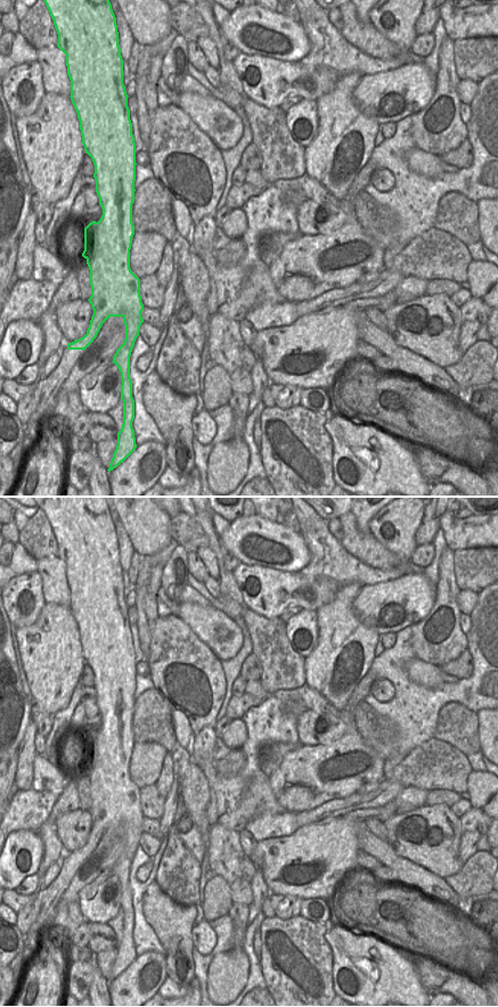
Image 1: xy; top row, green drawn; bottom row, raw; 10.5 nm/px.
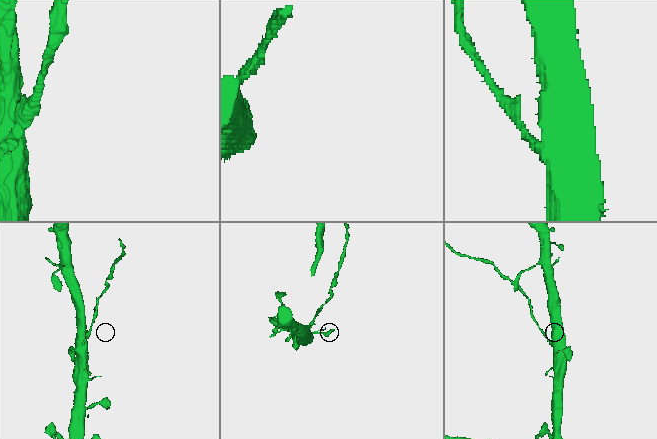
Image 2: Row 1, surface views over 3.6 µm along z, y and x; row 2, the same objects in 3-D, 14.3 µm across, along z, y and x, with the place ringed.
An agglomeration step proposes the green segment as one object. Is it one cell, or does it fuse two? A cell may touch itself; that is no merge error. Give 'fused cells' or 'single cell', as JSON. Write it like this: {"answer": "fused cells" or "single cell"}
{"answer": "fused cells"}

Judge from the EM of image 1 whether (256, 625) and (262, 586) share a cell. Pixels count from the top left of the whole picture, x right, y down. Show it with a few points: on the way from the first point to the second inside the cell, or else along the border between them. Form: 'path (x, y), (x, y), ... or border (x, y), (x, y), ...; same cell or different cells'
border (248, 608), (263, 616), (279, 617); different cells

